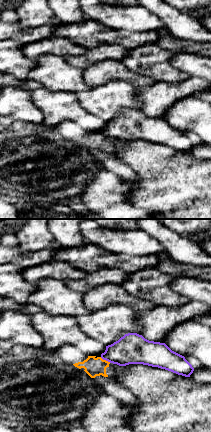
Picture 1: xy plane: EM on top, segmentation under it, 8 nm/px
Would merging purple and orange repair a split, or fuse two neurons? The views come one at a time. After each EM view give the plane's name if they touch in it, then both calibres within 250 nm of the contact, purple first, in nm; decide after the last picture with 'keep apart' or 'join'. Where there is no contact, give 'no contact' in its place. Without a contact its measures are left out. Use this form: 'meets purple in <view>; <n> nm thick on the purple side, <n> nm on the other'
meets purple in xy; 240 nm thick on the purple side, 150 nm on the other

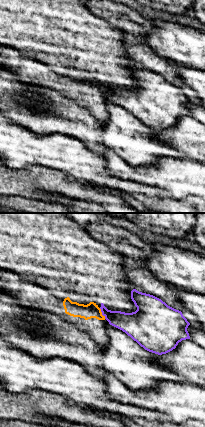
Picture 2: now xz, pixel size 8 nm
meets purple in xz; 180 nm thick on the purple side, 120 nm on the other

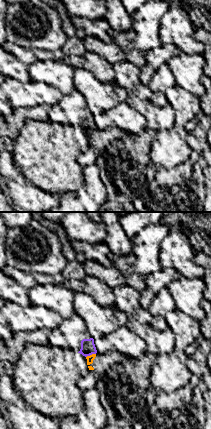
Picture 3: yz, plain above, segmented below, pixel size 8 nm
meets purple in yz; 120 nm thick on the purple side, 50 nm on the other

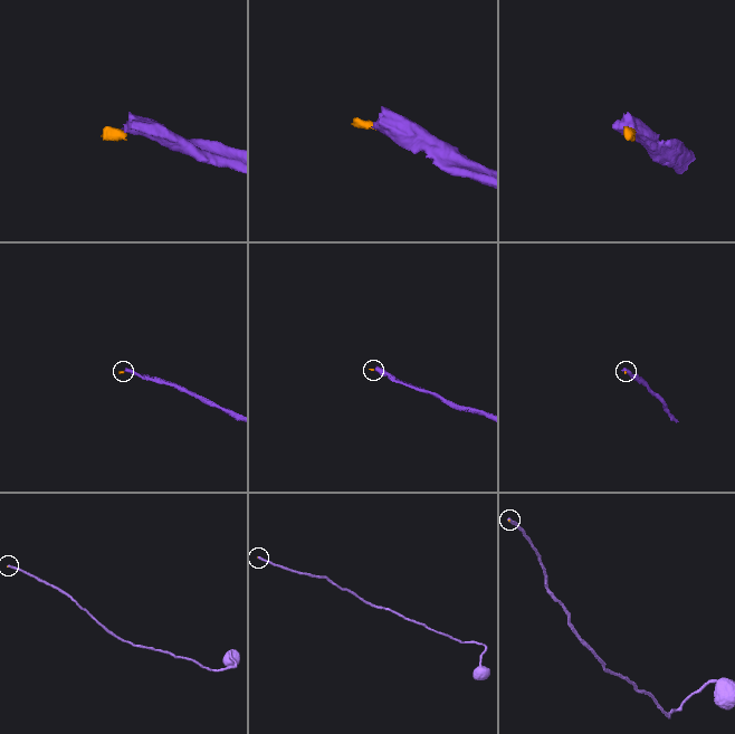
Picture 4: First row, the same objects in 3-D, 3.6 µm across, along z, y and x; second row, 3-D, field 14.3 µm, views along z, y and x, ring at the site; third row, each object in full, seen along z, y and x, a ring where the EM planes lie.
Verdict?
keep apart

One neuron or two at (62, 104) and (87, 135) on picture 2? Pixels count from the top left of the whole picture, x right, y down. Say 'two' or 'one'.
one

